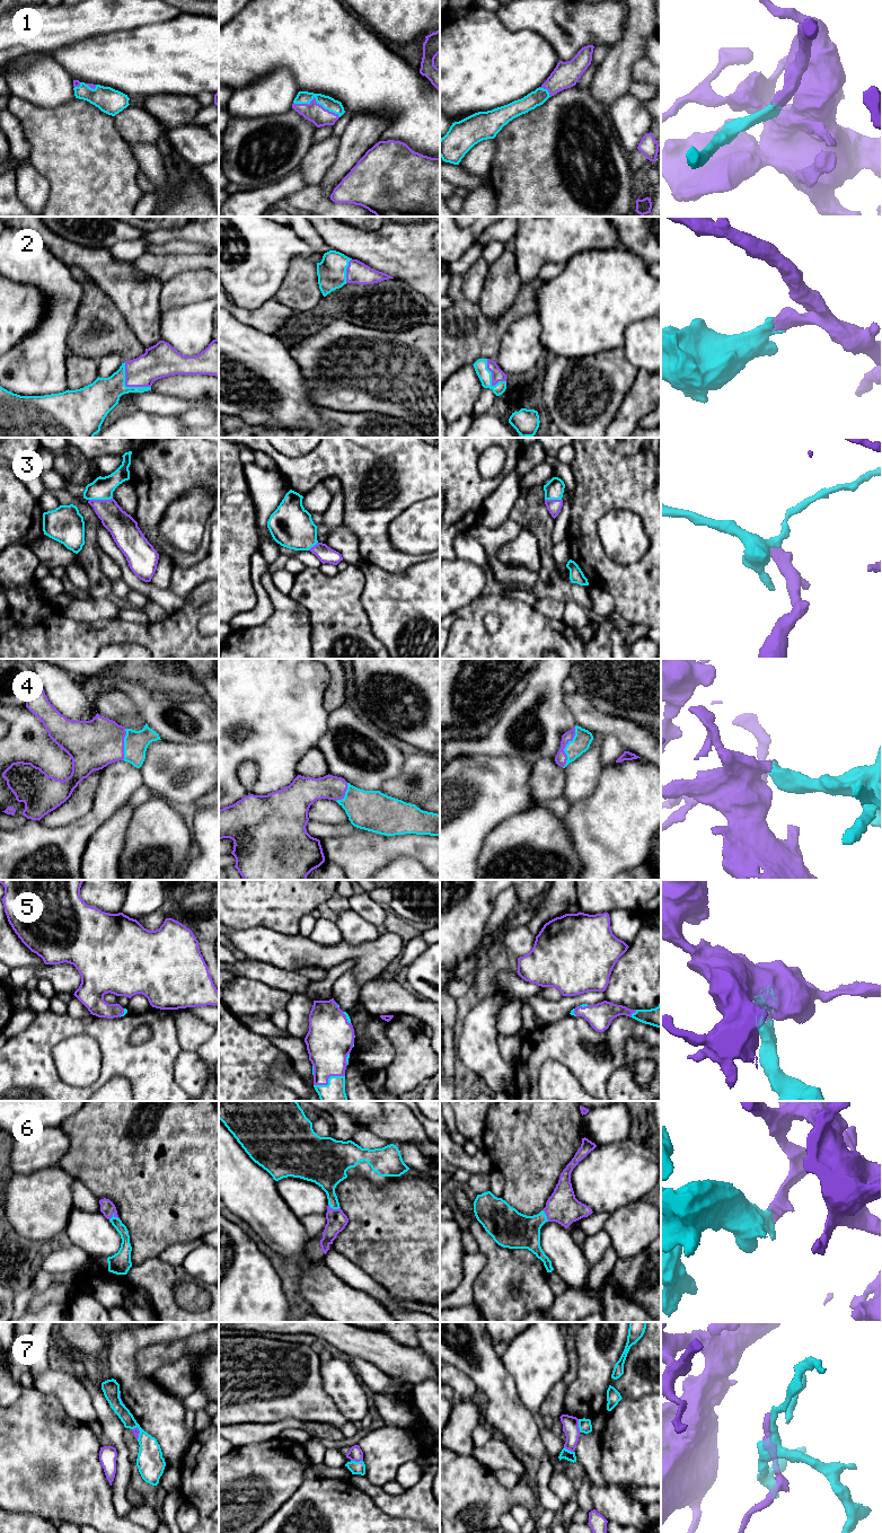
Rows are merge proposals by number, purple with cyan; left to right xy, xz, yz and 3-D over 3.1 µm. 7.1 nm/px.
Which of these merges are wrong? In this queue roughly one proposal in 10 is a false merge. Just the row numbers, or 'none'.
7

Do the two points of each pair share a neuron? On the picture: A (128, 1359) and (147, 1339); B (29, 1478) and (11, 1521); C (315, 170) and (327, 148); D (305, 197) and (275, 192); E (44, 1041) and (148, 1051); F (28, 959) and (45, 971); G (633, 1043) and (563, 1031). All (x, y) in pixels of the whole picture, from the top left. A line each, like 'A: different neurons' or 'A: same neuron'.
A: same neuron
B: different neurons
C: same neuron
D: different neurons
E: same neuron
F: different neurons
G: different neurons

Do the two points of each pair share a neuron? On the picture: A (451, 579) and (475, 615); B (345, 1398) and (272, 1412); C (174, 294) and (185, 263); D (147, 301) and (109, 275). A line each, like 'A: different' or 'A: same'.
A: different
B: different
C: different
D: same

